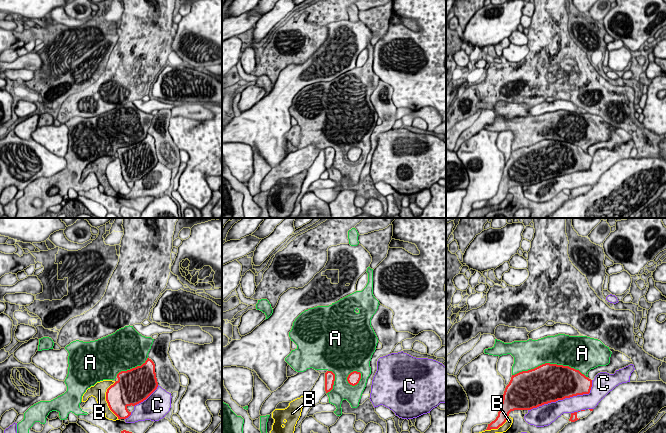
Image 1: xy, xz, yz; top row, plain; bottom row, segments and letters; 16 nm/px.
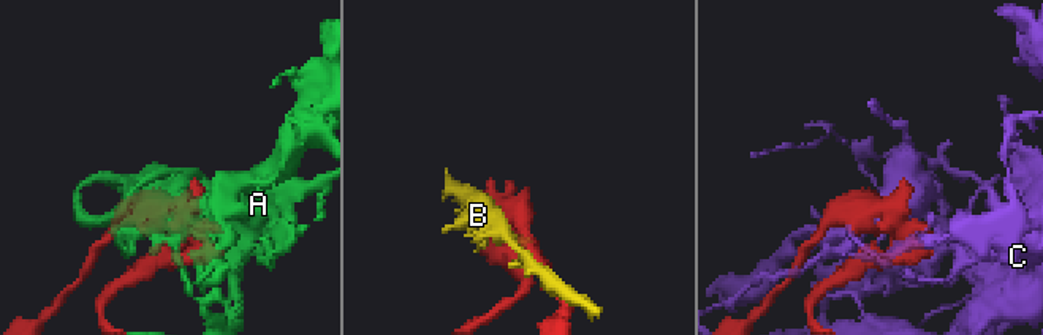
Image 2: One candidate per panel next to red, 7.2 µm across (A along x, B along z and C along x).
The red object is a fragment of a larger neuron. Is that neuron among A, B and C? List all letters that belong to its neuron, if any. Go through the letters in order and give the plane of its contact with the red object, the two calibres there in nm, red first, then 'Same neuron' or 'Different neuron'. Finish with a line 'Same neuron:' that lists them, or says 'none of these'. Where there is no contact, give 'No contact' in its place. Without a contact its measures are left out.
A: Touches red in yz. Thickness 480 nm (red) against 440 nm. Same neuron
B: Touches red in xy. Thickness 420 nm (red) against 240 nm. Different neuron
C: Touches red in yz. Thickness 500 nm (red) against 260 nm. Different neuron
Same neuron: A

